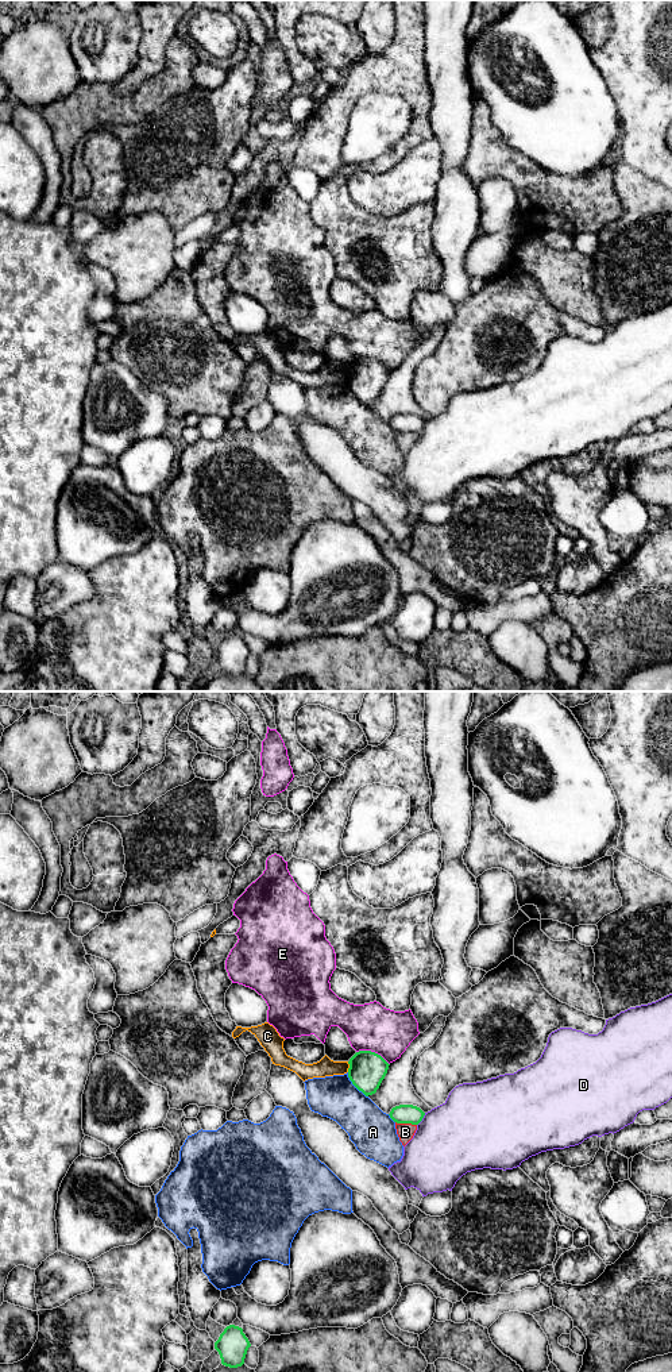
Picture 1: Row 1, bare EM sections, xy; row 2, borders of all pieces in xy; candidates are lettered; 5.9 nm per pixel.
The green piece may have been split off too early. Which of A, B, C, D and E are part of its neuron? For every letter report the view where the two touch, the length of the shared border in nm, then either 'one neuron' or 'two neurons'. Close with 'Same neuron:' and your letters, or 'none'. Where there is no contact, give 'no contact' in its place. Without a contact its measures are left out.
A: xy | 200 nm | two neurons
B: xy | 130 nm | two neurons
C: xy | 60 nm | two neurons
D: xy | 90 nm | two neurons
E: xy | 220 nm | two neurons
Same neuron: none

